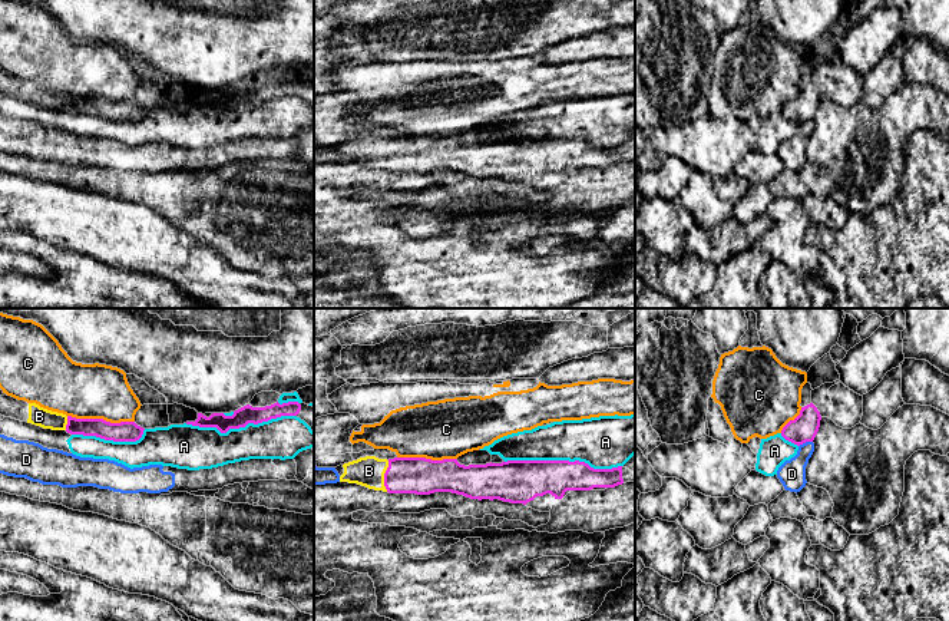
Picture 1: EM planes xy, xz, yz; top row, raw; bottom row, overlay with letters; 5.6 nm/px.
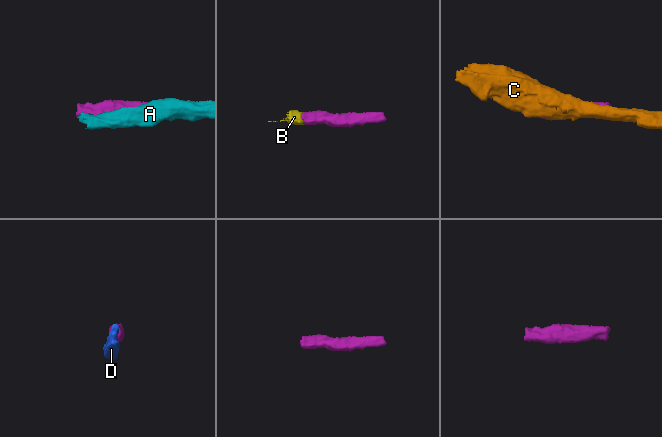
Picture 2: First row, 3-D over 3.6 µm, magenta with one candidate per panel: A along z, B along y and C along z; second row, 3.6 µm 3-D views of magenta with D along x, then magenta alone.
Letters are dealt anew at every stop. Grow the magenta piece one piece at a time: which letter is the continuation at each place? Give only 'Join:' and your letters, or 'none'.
Join: B

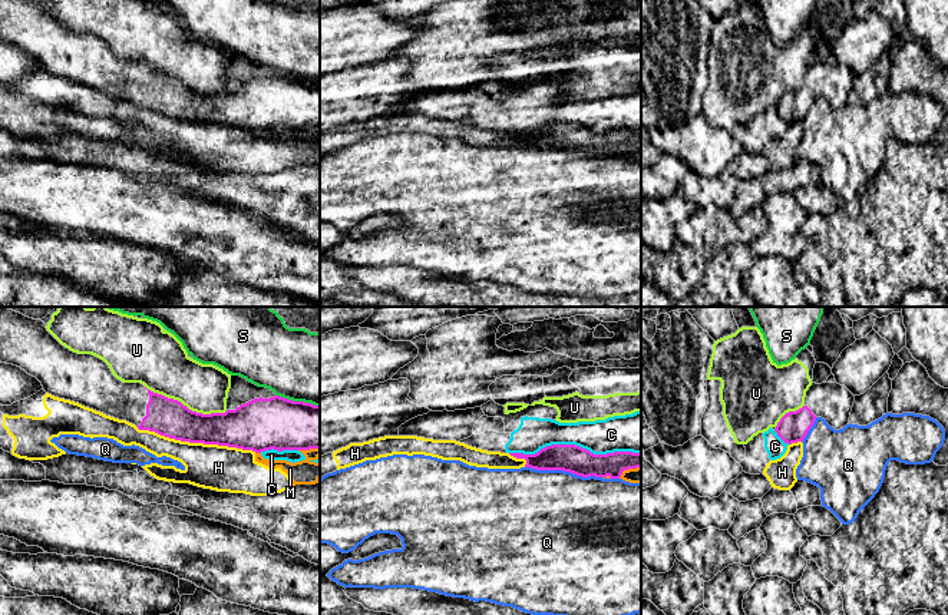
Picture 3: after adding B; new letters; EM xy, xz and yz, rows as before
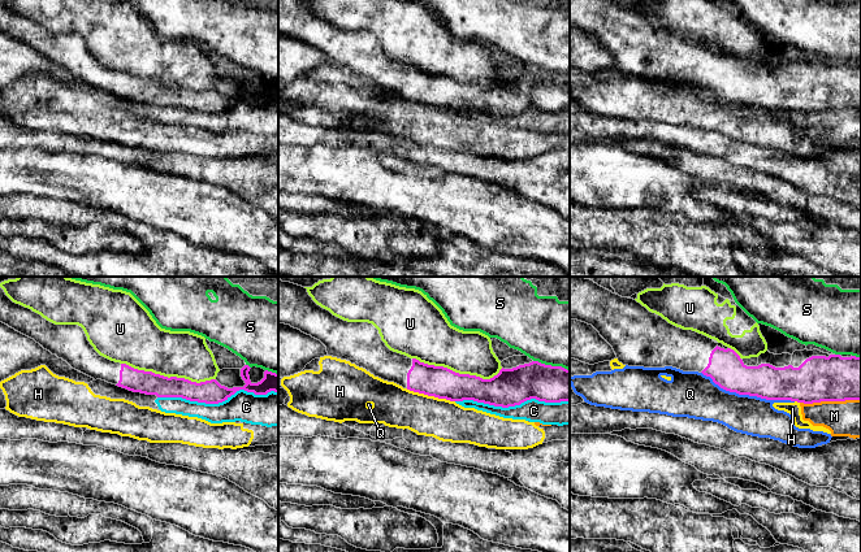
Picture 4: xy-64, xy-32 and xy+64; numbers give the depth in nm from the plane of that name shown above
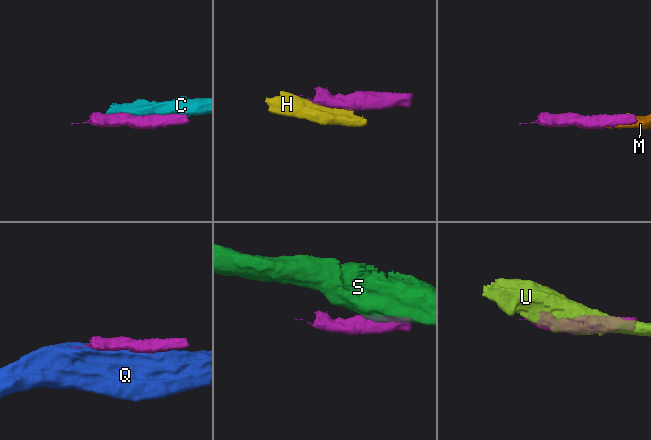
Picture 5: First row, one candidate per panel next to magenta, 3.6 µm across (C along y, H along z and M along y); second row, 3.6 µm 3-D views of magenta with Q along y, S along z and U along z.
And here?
Join: none

